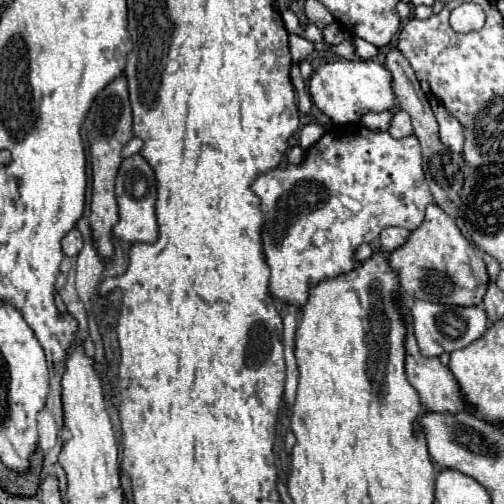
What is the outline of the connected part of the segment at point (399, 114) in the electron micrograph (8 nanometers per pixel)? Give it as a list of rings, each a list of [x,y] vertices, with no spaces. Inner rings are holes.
[[[397,110],[391,118],[391,126],[389,126],[389,134],[393,138],[405,138],[409,134],[413,134],[413,126],[411,126],[411,118],[405,110]]]

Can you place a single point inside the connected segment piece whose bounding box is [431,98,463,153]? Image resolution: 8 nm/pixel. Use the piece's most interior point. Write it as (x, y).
(451, 132)

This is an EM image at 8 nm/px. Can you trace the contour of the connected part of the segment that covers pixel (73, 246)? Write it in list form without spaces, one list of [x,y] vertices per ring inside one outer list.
[[[73,228],[73,230],[63,238],[61,244],[63,244],[65,256],[77,256],[79,250],[83,248],[83,236],[81,236],[81,232],[79,232],[77,228]]]

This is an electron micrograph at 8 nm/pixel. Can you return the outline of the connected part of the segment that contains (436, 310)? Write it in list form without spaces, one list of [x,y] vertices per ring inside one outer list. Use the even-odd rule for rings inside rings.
[[[415,300],[411,306],[411,318],[413,318],[415,338],[423,356],[439,356],[443,352],[465,348],[473,340],[481,338],[489,328],[487,314],[481,306],[445,306],[445,304]]]

